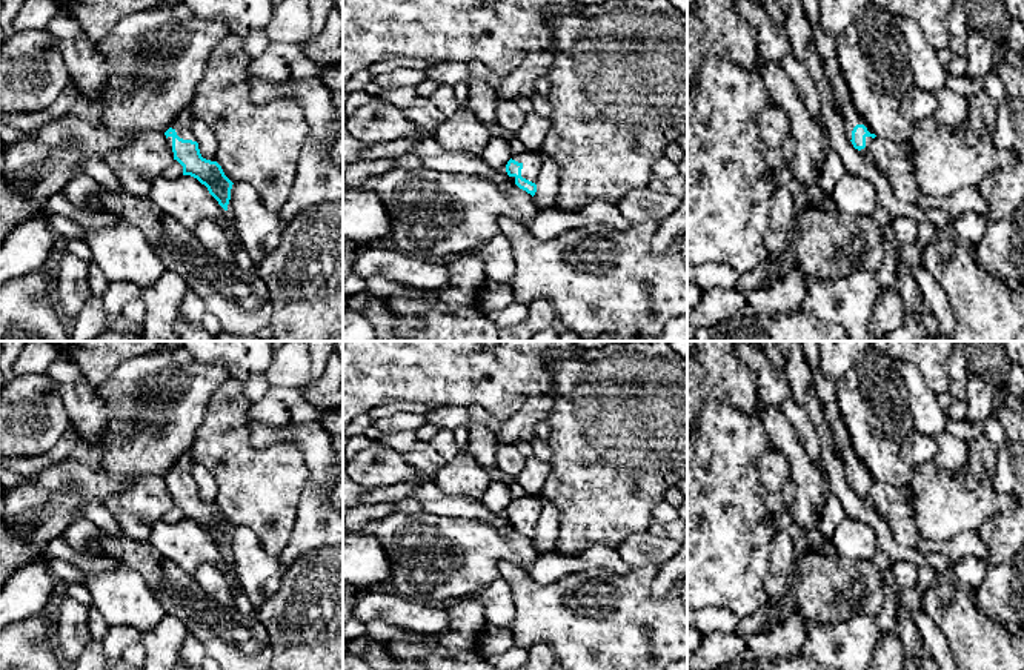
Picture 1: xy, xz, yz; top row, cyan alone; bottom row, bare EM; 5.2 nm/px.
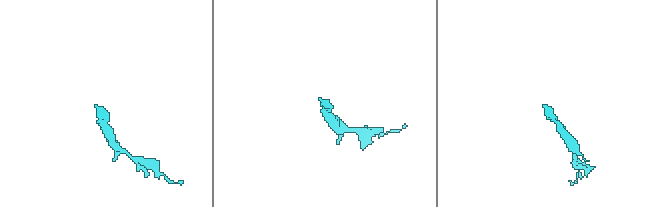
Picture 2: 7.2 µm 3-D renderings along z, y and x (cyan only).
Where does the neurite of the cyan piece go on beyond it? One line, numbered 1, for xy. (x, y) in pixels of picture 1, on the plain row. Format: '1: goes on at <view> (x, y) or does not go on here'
1: goes on at xy (183, 467)

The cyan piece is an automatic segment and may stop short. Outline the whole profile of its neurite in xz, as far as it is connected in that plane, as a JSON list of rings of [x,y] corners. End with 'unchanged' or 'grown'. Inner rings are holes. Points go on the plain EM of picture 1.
[[[524,495],[510,501],[506,509],[506,516],[520,533],[534,541],[537,536],[541,507],[540,495]]] | grown

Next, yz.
[[[798,341],[810,370],[813,390],[823,406],[824,420],[839,446],[846,481],[864,501],[876,481],[855,453],[838,404],[838,386],[821,370],[818,341]]] | grown

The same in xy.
[[[192,449],[178,458],[165,476],[174,504],[183,510],[183,519],[191,519],[204,529],[218,549],[228,555],[232,526],[224,519],[217,506],[201,501],[198,487],[192,473],[195,459]]] | grown

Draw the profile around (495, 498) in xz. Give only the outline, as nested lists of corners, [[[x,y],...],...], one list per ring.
[[[490,481],[481,501],[492,512],[506,512],[512,501],[509,496],[509,486],[501,481]]]

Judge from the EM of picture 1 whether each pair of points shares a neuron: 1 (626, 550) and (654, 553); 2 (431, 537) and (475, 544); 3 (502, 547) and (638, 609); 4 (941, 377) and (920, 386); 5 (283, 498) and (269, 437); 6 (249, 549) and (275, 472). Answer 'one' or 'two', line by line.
1: one
2: one
3: two
4: two
5: two
6: two

